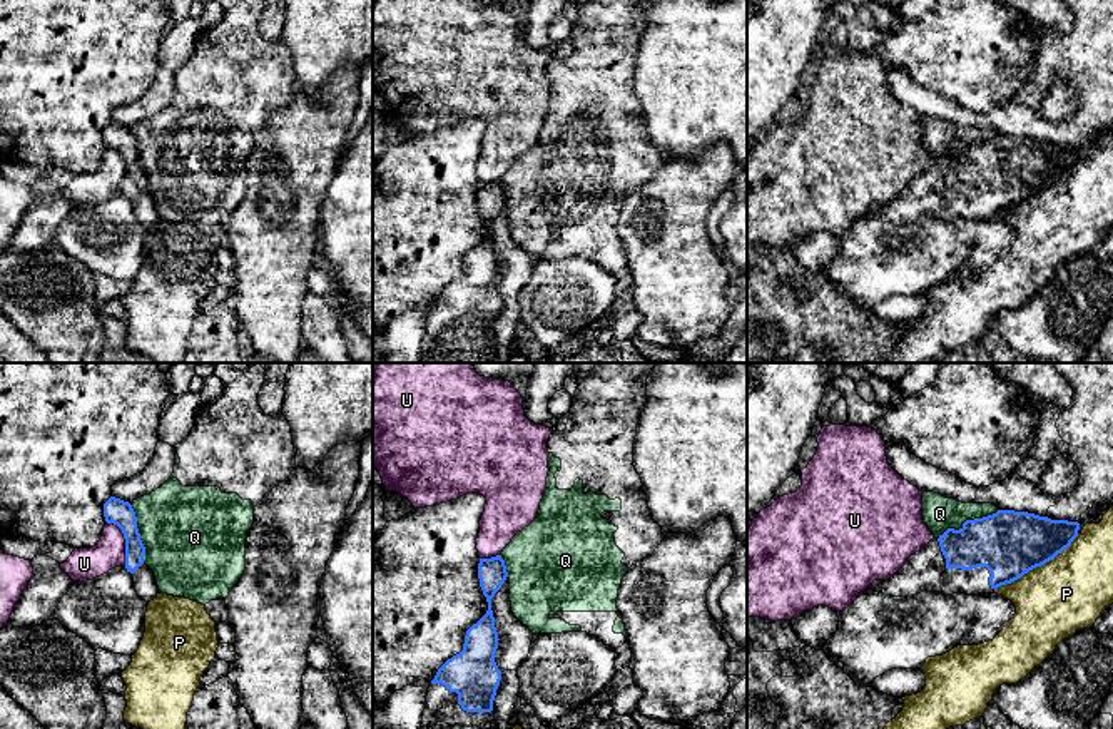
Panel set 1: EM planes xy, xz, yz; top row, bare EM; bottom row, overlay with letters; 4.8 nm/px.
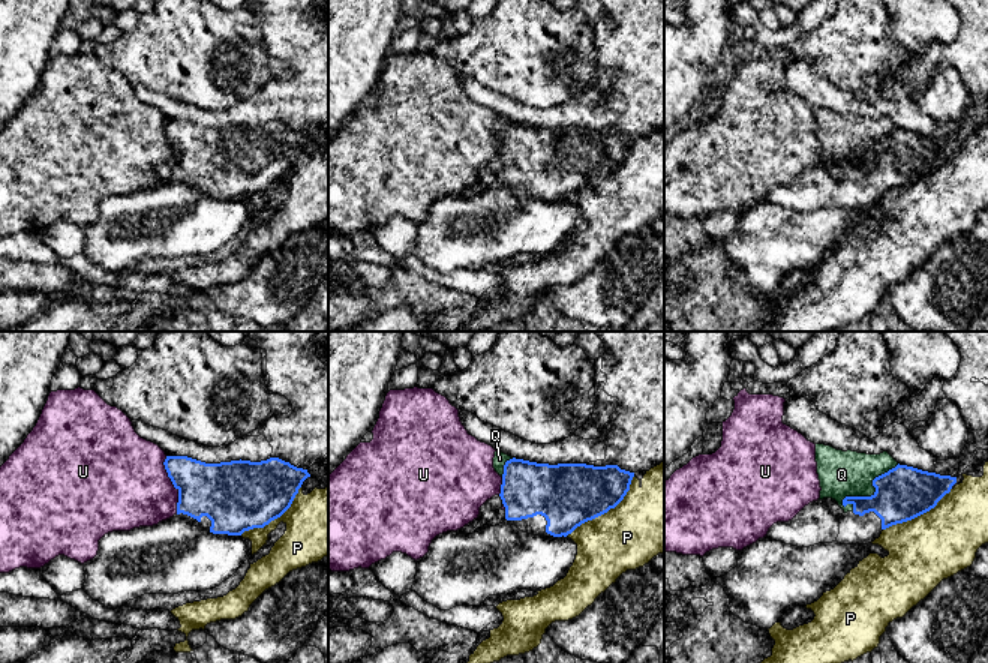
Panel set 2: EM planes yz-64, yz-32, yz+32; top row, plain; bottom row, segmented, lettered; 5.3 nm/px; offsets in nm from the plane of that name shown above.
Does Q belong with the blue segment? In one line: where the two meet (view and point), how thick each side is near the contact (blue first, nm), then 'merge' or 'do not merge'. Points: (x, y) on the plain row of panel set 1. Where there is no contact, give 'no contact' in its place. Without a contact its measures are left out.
yz (968, 146) | 320/160 nm | do not merge

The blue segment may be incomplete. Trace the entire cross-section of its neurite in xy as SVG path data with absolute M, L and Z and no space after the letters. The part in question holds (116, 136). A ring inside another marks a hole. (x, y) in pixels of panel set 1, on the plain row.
M110 122L104 129L104 142L107 149L117 150L125 164L125 194L134 199L142 189L145 172L137 154L137 142L129 127Z

